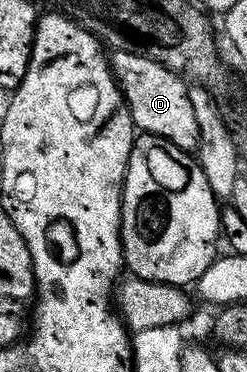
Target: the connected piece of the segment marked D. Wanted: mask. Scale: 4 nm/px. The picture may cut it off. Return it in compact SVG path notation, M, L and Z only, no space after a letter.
M115 50L110 53L109 63L111 71L115 74L115 80L123 89L123 99L127 101L127 108L131 112L131 117L136 129L140 133L160 136L169 142L173 142L179 148L195 150L199 147L199 130L197 124L197 114L193 114L193 106L187 97L189 87L188 81L182 75L157 62L153 58L142 55L134 50Z

